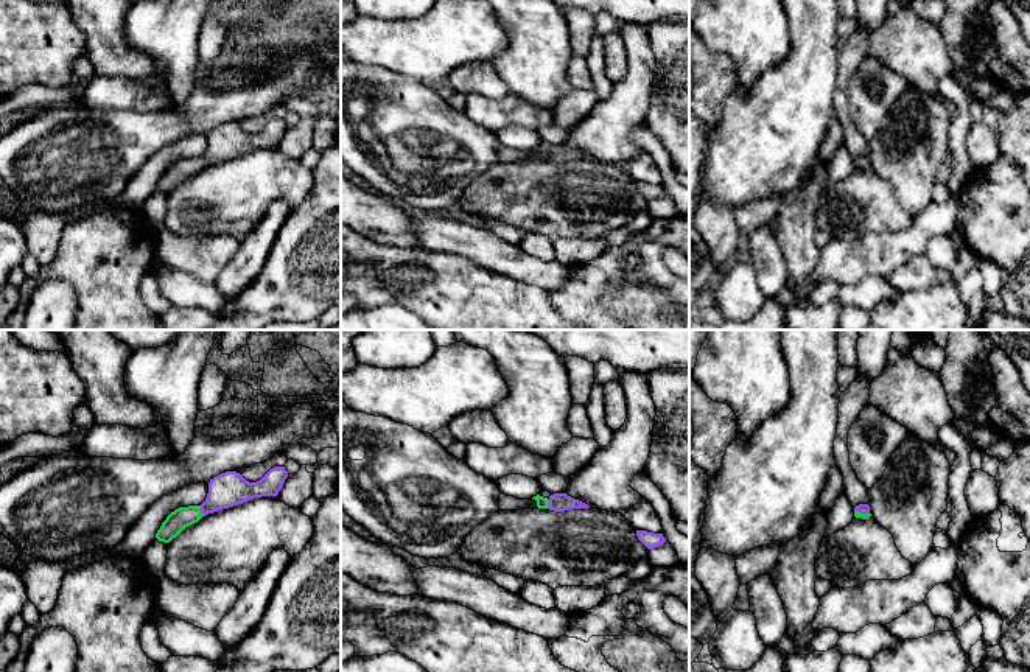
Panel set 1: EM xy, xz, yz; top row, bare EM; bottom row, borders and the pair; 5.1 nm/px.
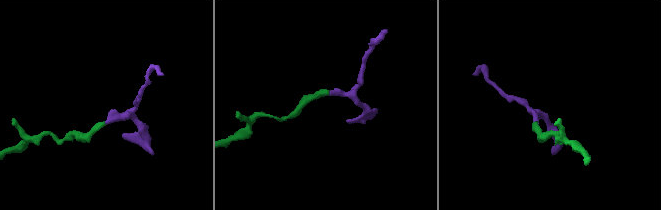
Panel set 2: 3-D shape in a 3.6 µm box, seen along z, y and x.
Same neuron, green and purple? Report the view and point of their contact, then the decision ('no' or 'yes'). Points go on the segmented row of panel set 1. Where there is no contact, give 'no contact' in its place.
contact xy (199, 510); yes

